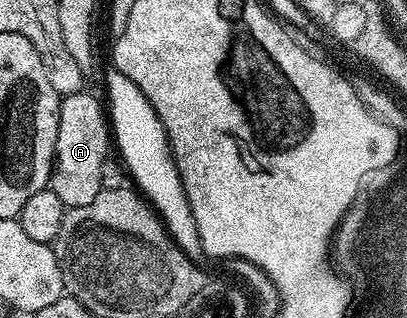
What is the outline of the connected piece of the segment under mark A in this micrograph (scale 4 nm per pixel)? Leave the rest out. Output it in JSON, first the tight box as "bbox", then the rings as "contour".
{"bbox":[49,89,112,208],"contour":[[[83,89],[65,96],[58,105],[58,132],[56,133],[56,149],[54,150],[54,168],[50,170],[49,190],[60,197],[63,208],[83,207],[96,198],[96,193],[102,190],[100,183],[100,169],[107,161],[110,147],[112,151],[112,127],[108,122],[104,103],[94,95],[89,95],[89,90]]]}

